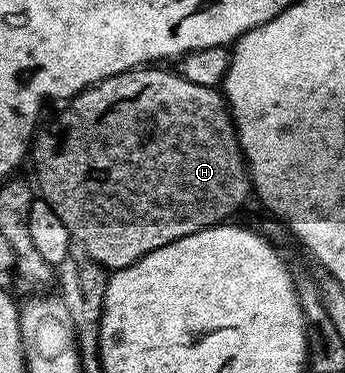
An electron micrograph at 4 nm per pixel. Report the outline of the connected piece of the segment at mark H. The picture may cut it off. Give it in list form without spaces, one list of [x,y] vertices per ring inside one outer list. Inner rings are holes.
[[[141,67],[91,85],[61,109],[64,110],[48,126],[45,124],[35,134],[30,150],[30,165],[32,161],[36,168],[34,185],[39,196],[52,208],[54,215],[58,215],[62,223],[66,223],[66,231],[72,236],[73,242],[81,245],[90,259],[97,261],[106,270],[125,269],[138,259],[150,255],[150,251],[158,251],[158,247],[166,247],[186,235],[194,235],[194,231],[211,229],[213,225],[227,222],[231,213],[238,212],[247,203],[248,193],[250,197],[248,166],[240,149],[236,122],[232,119],[232,110],[228,108],[227,101],[217,88],[202,87],[202,83],[190,83],[190,79],[173,70],[171,73],[168,67]]]

